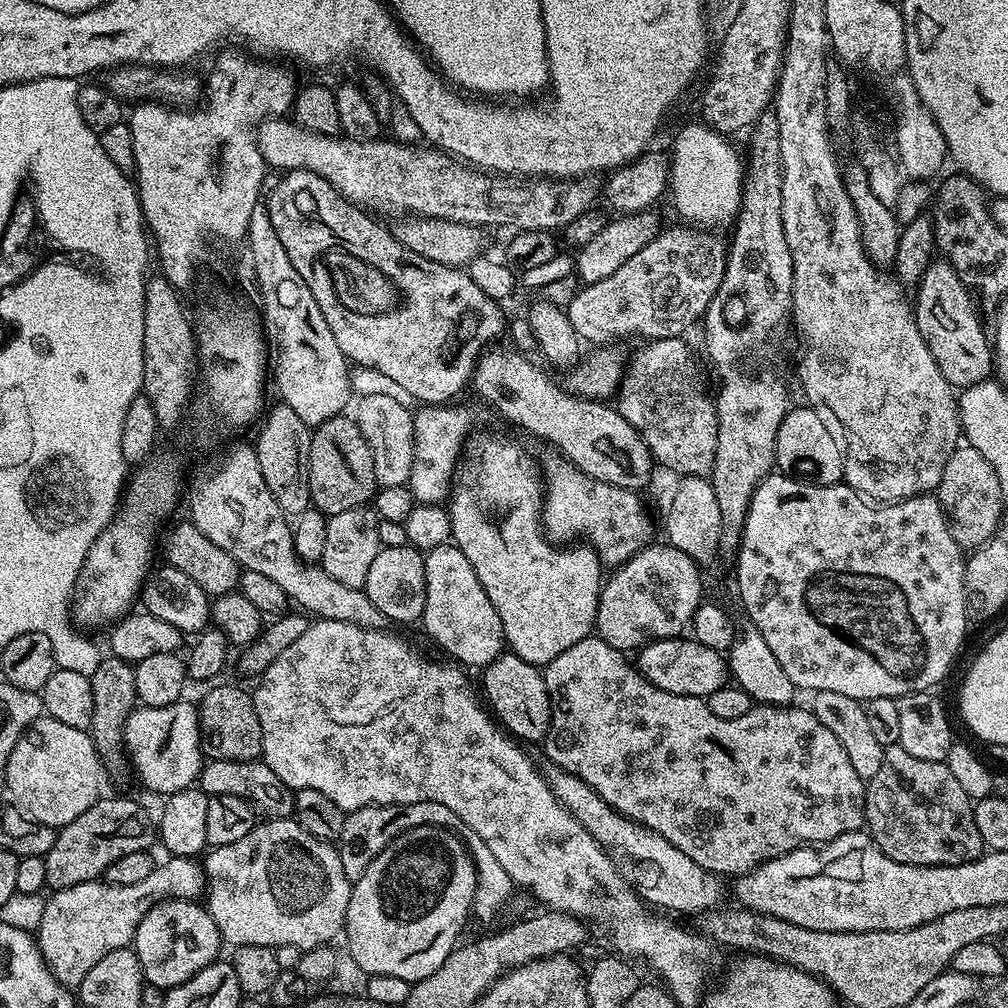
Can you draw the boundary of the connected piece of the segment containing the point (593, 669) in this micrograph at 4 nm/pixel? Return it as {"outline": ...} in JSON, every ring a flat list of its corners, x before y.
{"outline":[[595,634,582,638,582,642,574,642,570,650,562,650,558,658,543,665,542,671,548,697,552,703,552,721,548,727,548,734,542,741,542,747,545,754,552,759,551,763,564,772,580,778,614,811,662,834,666,842,678,846,678,850,682,850,686,858,694,858,694,862,698,862,698,866,702,866,707,872,715,872,724,878,743,876,746,872,753,872,759,864,792,852,796,848,826,844,842,834,859,832,865,827,866,781,858,778,854,765,850,763,846,750,842,750,838,738,834,738,834,734,830,734,830,730,826,730,826,726,822,726,822,722,818,722,816,715,807,707,756,704,746,714,742,714,742,718,733,720,714,718,714,714,710,714,708,709,707,699,698,696,679,696,670,694,666,690,658,690,658,686,654,686,633,667,625,653,619,652,617,648,610,646,601,636]]}

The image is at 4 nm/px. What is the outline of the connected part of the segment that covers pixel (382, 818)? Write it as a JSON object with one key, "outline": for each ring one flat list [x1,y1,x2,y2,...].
{"outline":[[414,802,413,804,371,804,365,808,359,808,347,813,342,822,342,834,338,841,338,848,381,848,386,850,386,846,396,836,410,831,418,826,438,826,447,828,449,832,456,833,464,845,468,848,468,853,472,855,472,860,476,864,476,893,472,899,471,915,480,920,492,920,504,908,504,903,512,896,514,885,510,874,502,870,502,862,494,858,494,853,490,851,490,846,470,830,450,810,450,806,442,806,442,802]]}

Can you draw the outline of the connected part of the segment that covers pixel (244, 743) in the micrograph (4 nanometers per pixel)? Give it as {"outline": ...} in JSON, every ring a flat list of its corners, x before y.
{"outline":[[220,684,217,688,212,688,201,700,198,700,198,711,200,713,200,750,208,760,258,760,262,756,262,725,258,723,258,714,252,701,253,693,244,688,239,688,236,684]]}

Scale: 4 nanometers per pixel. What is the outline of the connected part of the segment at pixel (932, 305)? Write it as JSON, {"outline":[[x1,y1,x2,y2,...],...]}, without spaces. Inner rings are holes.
{"outline":[[943,258,933,259,920,277,915,291,914,319,930,354,934,356,934,362,938,362,938,370,942,370,942,378,946,378,946,382,956,390,963,390,989,379,993,375,993,345,990,343,989,333,984,333,984,328,976,317,976,308,972,305,973,293,960,281,948,261]]}

